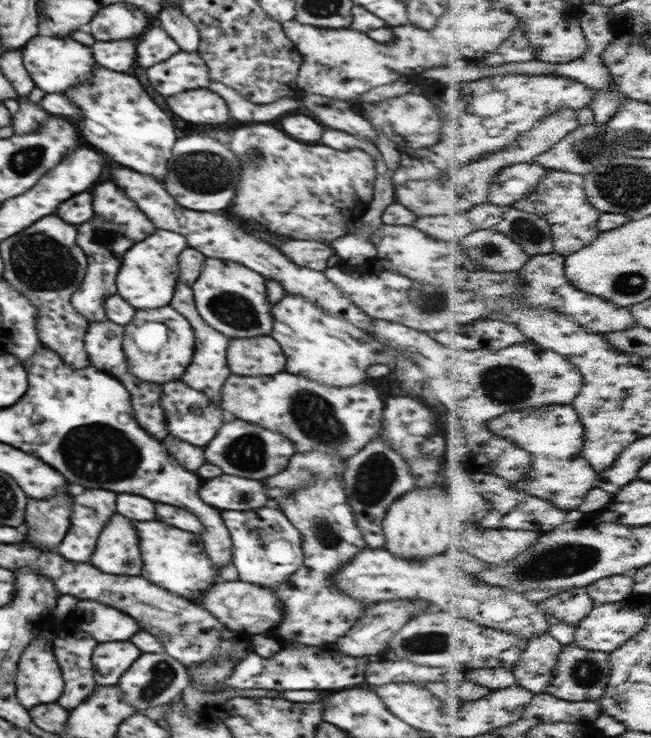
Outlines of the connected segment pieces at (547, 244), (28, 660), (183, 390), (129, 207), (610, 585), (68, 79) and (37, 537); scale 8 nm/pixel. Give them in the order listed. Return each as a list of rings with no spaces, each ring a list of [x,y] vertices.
[[[514,206],[506,212],[505,222],[497,226],[499,231],[520,242],[532,257],[555,252],[553,229],[546,219]]]
[[[37,635],[23,650],[17,663],[18,668],[14,679],[15,691],[18,702],[20,702],[21,706],[24,706],[24,709],[32,710],[36,706],[58,702],[58,698],[63,694],[65,680],[58,661],[55,659],[53,645],[41,639],[40,635]]]
[[[180,380],[166,382],[162,386],[160,402],[162,402],[160,406],[164,408],[168,432],[184,442],[190,442],[194,446],[206,446],[223,425],[222,410],[218,406],[212,406],[210,399],[206,398],[202,392],[184,386],[184,383]]]
[[[104,182],[96,186],[92,192],[94,200],[94,214],[104,220],[112,220],[116,224],[126,226],[126,238],[132,242],[142,242],[148,234],[156,230],[156,226],[136,208],[136,204],[124,198],[124,192],[116,188],[114,182]]]
[[[634,573],[616,574],[587,586],[597,604],[615,603],[635,594]]]
[[[38,34],[31,38],[20,48],[21,62],[29,72],[34,84],[45,94],[63,93],[70,86],[90,78],[90,70],[94,66],[92,50],[74,42],[70,37],[48,37],[46,34]]]
[[[56,496],[50,500],[30,500],[24,516],[26,540],[56,550],[70,526],[73,496]]]

